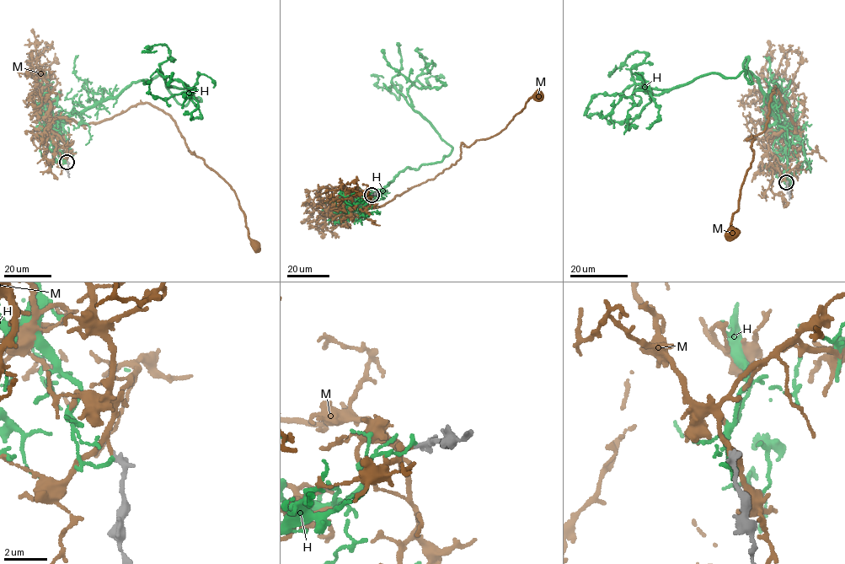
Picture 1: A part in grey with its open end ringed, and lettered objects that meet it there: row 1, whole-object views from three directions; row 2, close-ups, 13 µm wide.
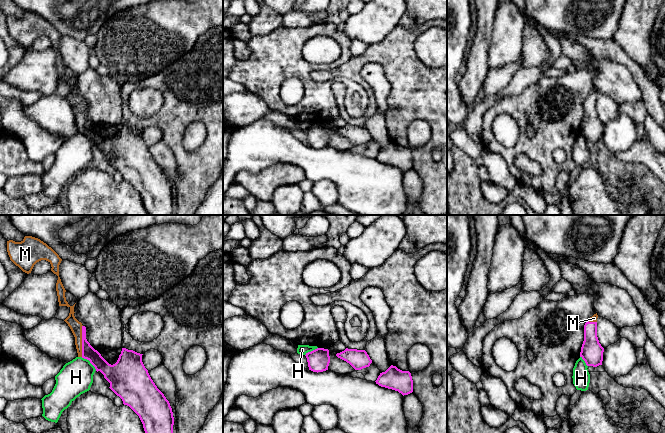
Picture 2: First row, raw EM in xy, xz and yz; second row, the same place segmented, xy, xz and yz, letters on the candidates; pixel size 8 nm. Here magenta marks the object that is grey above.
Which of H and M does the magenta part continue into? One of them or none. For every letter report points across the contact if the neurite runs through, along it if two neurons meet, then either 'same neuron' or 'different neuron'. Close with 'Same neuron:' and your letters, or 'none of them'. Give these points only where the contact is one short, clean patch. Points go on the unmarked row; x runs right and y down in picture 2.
H: border xy (81, 133), (88, 136), (96, 146); different neuron
M: same neuron
Same neuron: M

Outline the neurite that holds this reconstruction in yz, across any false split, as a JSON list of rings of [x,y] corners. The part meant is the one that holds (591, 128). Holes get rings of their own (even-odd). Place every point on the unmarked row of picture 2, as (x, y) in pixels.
[[[597,89],[588,95],[584,101],[584,117],[580,133],[587,142],[597,143],[602,141],[604,124],[597,113]]]

